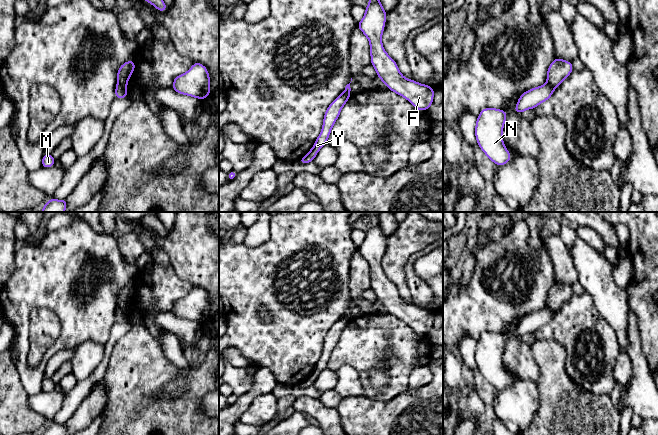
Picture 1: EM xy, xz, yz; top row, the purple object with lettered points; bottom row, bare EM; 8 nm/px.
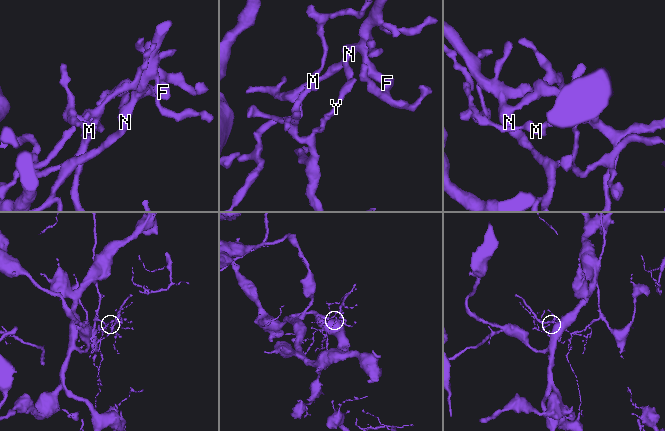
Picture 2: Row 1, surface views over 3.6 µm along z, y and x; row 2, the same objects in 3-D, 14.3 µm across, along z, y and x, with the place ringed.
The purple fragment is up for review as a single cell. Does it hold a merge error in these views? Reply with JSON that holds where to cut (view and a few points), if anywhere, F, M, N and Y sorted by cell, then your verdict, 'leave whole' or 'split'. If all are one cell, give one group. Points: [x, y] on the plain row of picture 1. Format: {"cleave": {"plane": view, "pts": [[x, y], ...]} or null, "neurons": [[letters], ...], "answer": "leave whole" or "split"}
{"cleave": {"plane": "xy", "pts": [[117, 307], [126, 308]]}, "neurons": [["F", "N"], ["M", "Y"]], "answer": "split"}

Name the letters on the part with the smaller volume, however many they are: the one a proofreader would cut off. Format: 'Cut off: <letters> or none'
Cut off: F, N

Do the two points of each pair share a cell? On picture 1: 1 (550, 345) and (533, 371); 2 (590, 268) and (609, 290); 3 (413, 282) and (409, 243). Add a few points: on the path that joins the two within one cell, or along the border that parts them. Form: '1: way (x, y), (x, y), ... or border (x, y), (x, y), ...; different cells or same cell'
1: border (529, 346), (539, 371), (538, 383); different cells
2: way (595, 273), (596, 277), (604, 285); same cell
3: border (430, 243), (409, 257), (404, 268), (406, 279); different cells

